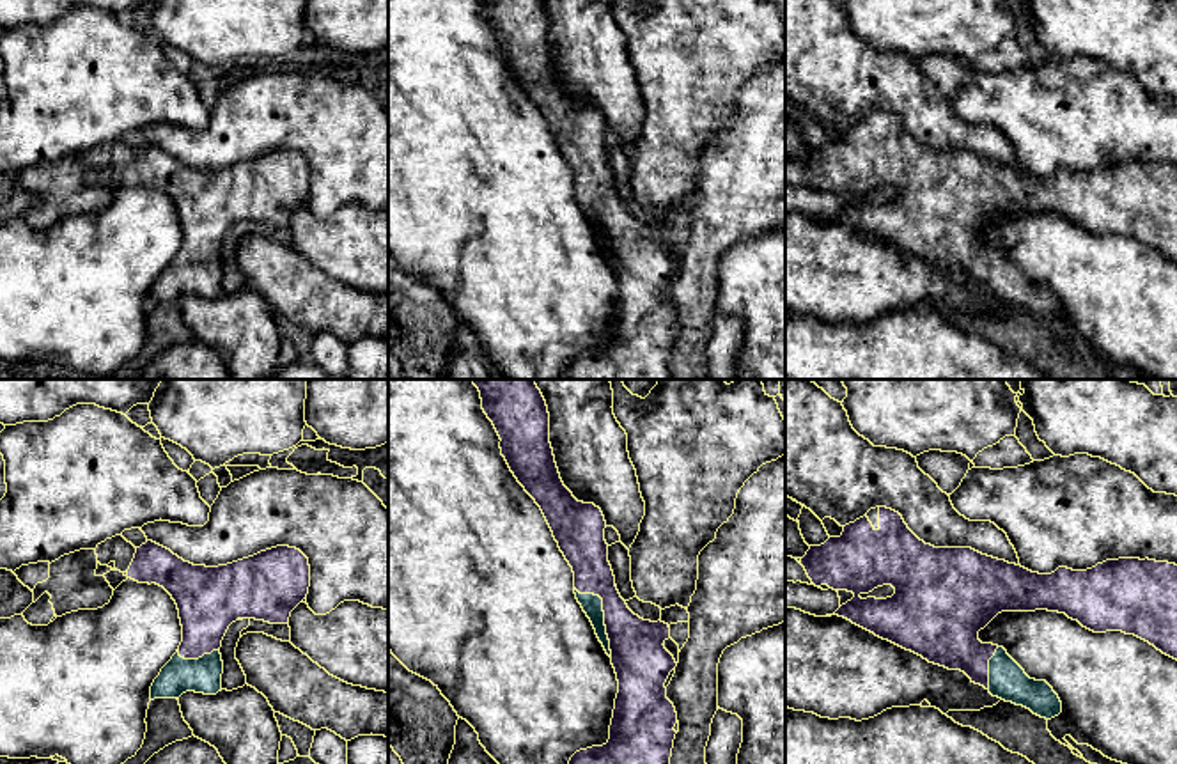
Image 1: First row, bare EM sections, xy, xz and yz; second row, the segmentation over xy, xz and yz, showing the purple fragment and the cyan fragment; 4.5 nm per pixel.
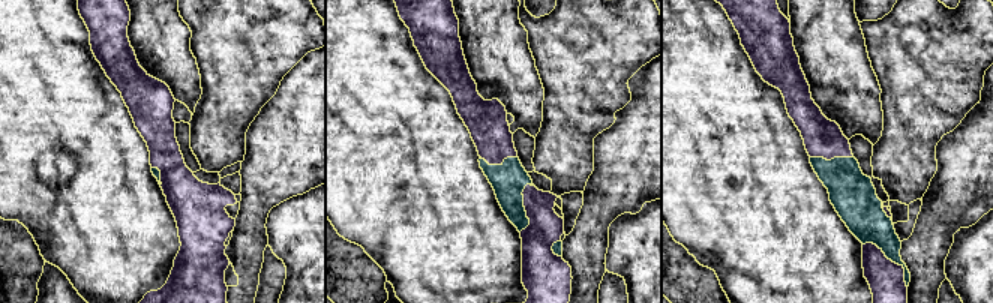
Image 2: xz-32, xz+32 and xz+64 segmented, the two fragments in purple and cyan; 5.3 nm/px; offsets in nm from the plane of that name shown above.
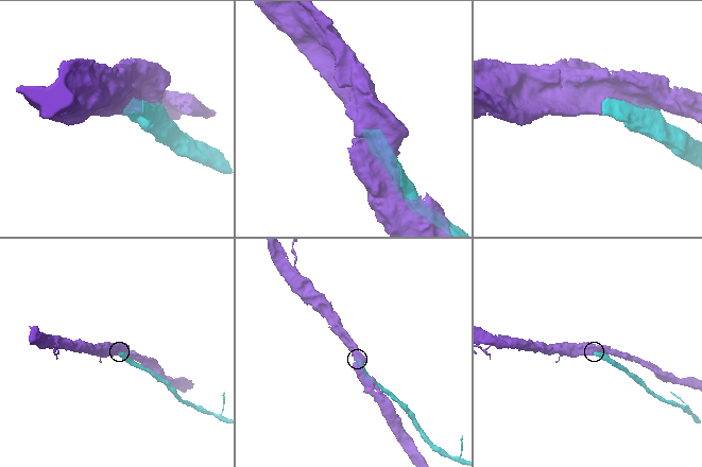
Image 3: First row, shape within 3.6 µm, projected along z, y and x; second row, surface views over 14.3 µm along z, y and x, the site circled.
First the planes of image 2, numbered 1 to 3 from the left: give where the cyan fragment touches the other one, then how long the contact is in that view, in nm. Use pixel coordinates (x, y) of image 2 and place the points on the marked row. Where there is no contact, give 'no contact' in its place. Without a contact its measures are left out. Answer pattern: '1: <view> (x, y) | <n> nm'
1: xz-32 (161, 174) | 120 nm
2: xz+32 (524, 206) | 280 nm
3: xz+64 (891, 261) | 340 nm

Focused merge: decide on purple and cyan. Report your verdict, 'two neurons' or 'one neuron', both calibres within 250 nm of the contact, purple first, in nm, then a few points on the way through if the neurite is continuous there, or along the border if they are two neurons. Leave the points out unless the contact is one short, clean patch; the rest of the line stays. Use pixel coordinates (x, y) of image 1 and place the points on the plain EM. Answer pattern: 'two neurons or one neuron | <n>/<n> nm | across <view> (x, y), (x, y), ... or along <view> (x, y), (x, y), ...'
one neuron | 260/100 nm

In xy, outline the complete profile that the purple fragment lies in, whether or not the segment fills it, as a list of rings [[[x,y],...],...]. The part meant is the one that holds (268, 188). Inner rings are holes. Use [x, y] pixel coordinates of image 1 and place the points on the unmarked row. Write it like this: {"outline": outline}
{"outline": [[[147,144],[136,151],[128,181],[163,190],[177,207],[183,245],[151,289],[151,303],[179,301],[186,294],[216,298],[222,294],[222,243],[238,222],[287,227],[291,214],[307,202],[310,190],[308,161],[296,151],[277,149],[253,160],[218,168],[193,168],[170,152]]]}

